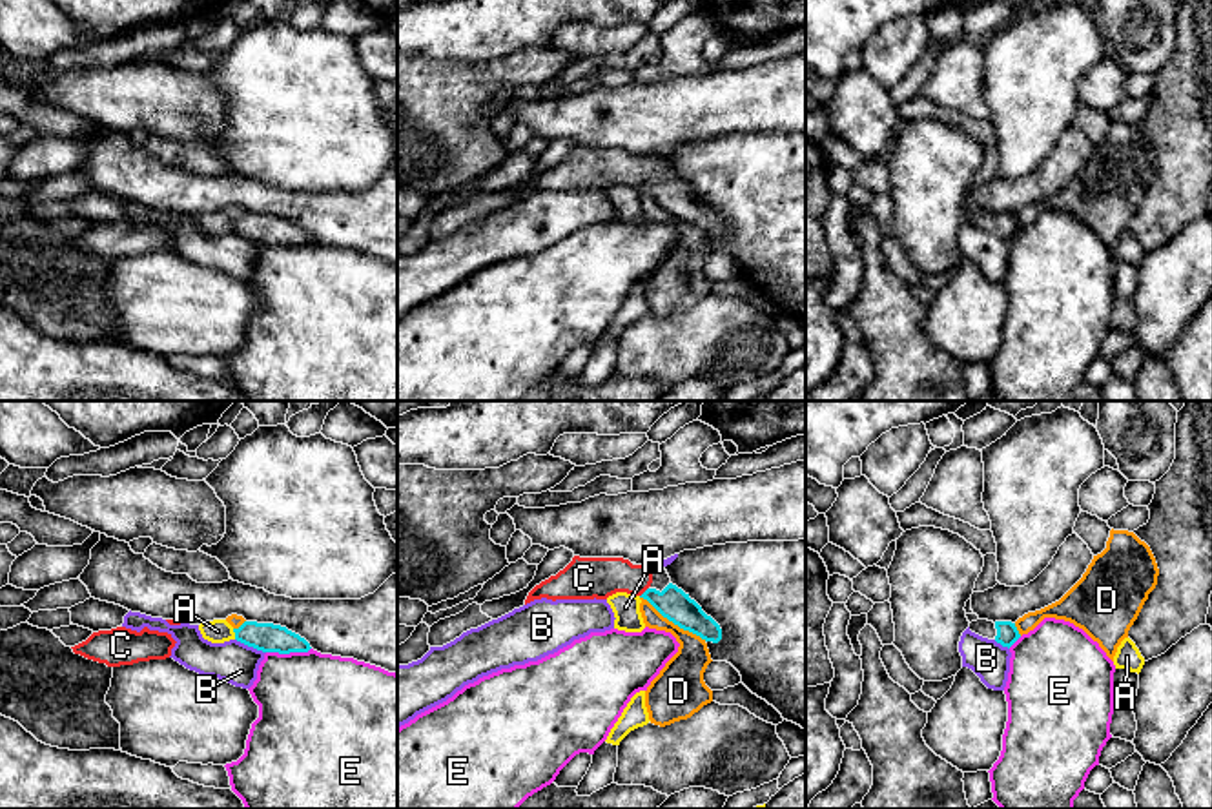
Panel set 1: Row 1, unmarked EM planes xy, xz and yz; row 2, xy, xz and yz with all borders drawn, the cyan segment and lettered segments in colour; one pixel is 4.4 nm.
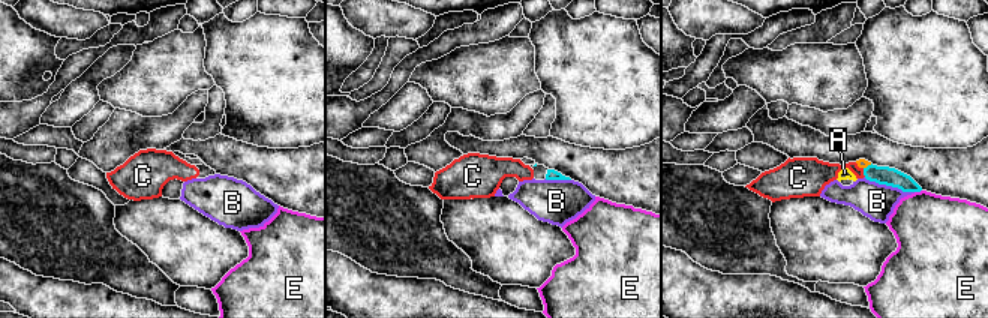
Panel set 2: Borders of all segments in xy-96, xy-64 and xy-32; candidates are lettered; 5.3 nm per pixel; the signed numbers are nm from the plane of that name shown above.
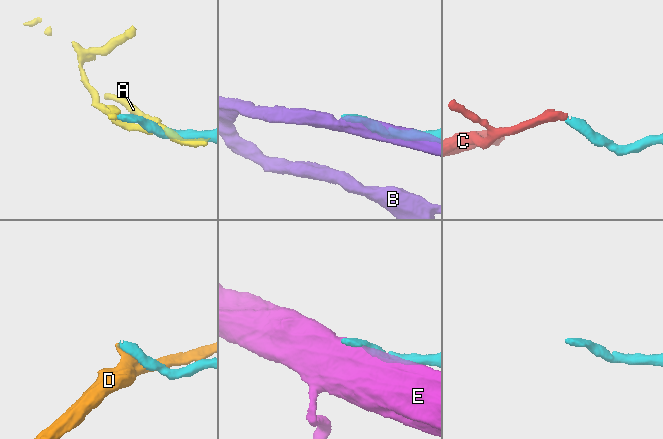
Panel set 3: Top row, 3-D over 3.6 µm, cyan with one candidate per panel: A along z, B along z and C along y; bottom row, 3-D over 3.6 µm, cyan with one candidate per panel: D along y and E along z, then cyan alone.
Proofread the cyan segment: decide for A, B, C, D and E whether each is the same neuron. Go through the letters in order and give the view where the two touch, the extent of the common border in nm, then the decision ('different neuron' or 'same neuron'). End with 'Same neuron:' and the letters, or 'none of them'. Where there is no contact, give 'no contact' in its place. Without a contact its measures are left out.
A: contact in xy; length 50 nm; different neuron
B: contact in xy; length 150 nm; different neuron
C: contact in xz; length 60 nm; same neuron
D: contact in xz; length 360 nm; different neuron
E: contact in xy; length 200 nm; different neuron
Same neuron: C

